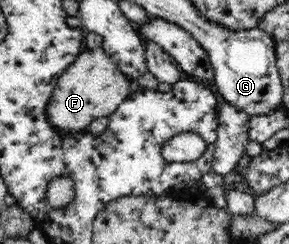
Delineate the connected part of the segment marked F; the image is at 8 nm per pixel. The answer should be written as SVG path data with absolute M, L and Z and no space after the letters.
M102 47L80 53L72 65L58 78L48 102L48 121L60 132L81 132L93 120L109 117L129 96L132 81L120 71L119 64Z

